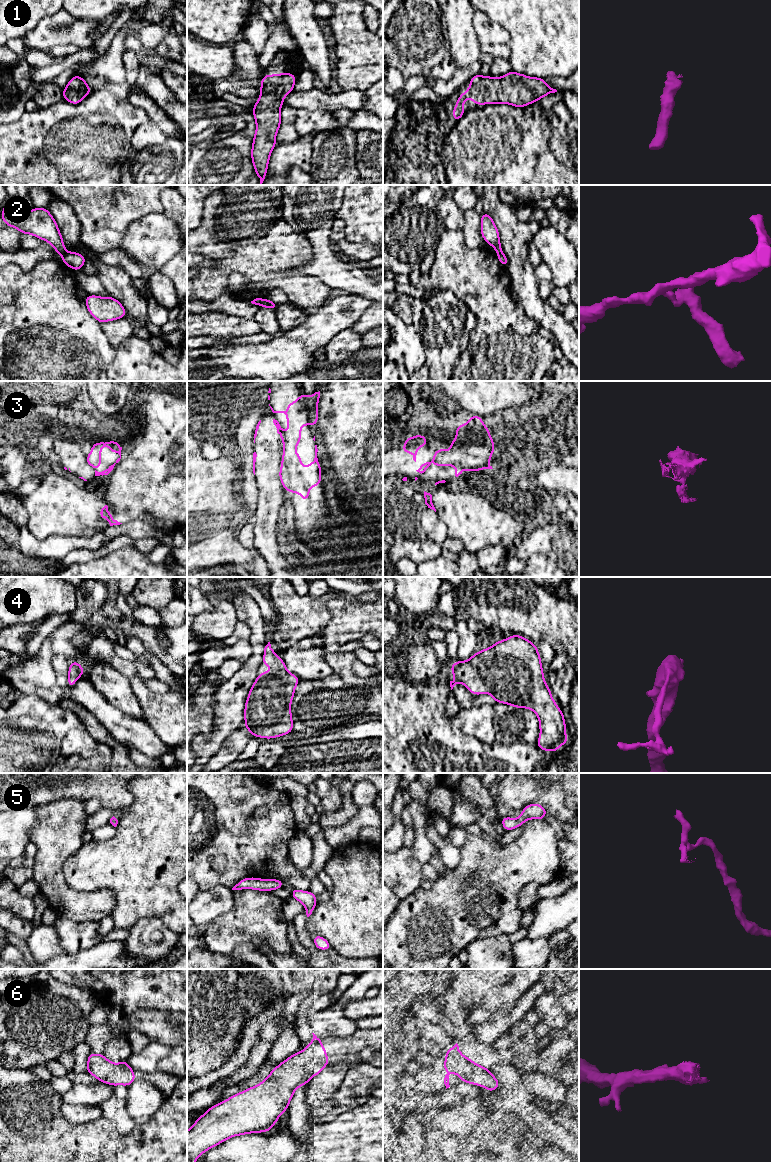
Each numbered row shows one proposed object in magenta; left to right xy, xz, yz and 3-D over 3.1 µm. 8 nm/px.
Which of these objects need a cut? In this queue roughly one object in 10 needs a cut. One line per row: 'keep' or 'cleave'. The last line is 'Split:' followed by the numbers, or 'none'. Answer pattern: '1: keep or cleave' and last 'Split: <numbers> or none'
1: keep
2: cleave
3: keep
4: keep
5: keep
6: keep
Split: 2

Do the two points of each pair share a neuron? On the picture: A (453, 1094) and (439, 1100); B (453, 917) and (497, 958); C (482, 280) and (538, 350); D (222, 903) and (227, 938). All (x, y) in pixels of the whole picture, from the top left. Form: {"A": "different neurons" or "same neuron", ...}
{"A": "same neuron", "B": "different neurons", "C": "same neuron", "D": "different neurons"}

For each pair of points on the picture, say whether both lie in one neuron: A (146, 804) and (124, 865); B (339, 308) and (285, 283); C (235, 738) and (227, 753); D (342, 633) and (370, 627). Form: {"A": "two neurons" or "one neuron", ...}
{"A": "one neuron", "B": "two neurons", "C": "one neuron", "D": "one neuron"}

